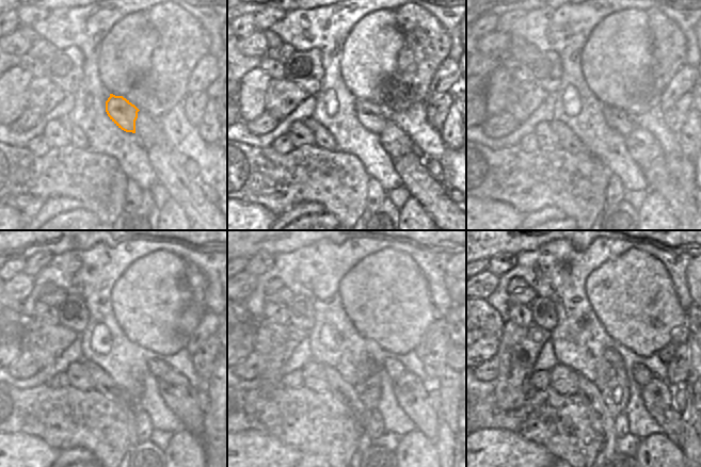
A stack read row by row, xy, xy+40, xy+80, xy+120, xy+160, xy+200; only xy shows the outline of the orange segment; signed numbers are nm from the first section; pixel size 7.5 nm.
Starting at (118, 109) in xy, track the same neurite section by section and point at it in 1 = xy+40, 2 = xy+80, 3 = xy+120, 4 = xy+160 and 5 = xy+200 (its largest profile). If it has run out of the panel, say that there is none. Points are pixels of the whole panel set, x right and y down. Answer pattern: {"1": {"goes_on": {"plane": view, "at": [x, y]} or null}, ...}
{"1": {"goes_on": {"plane": "xy+40", "at": [372, 115]}}, "2": {"goes_on": {"plane": "xy+80", "at": [617, 118]}}, "3": {"goes_on": {"plane": "xy+120", "at": [148, 361]}}, "4": {"goes_on": {"plane": "xy+160", "at": [389, 361]}}, "5": {"goes_on": {"plane": "xy+200", "at": [635, 370]}}}

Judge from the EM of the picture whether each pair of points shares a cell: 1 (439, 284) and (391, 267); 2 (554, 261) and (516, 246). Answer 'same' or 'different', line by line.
1: different
2: different

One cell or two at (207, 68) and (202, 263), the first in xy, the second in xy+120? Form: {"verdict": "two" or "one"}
{"verdict": "two"}

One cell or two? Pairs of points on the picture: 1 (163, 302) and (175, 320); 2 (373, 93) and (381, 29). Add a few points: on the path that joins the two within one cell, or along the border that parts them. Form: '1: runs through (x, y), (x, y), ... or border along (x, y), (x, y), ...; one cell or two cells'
1: runs through (163, 306), (171, 316); one cell
2: runs through (373, 77), (373, 45); one cell

